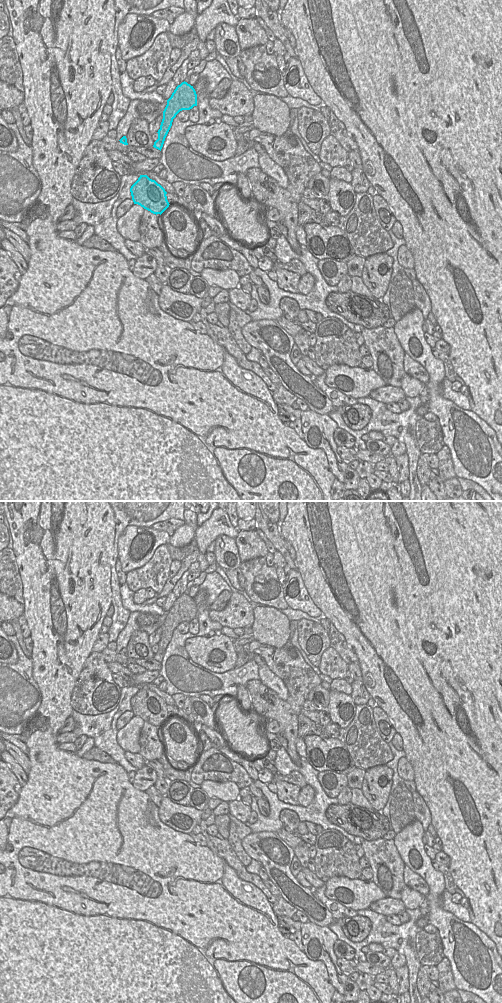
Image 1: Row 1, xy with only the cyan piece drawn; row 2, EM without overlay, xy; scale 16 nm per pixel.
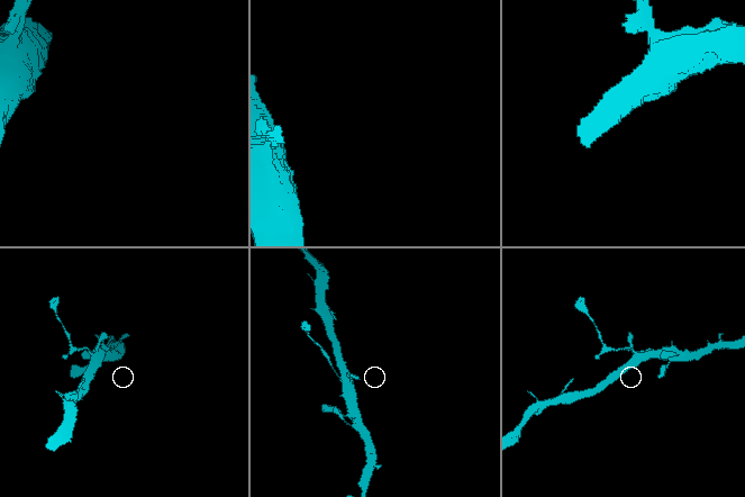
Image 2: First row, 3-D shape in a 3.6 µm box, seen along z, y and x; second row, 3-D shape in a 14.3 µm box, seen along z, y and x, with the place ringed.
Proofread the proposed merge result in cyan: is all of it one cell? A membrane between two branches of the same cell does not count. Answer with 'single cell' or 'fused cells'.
fused cells

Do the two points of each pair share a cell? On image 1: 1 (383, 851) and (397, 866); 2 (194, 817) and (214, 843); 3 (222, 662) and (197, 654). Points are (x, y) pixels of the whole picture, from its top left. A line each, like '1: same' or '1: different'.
1: same
2: different
3: same

